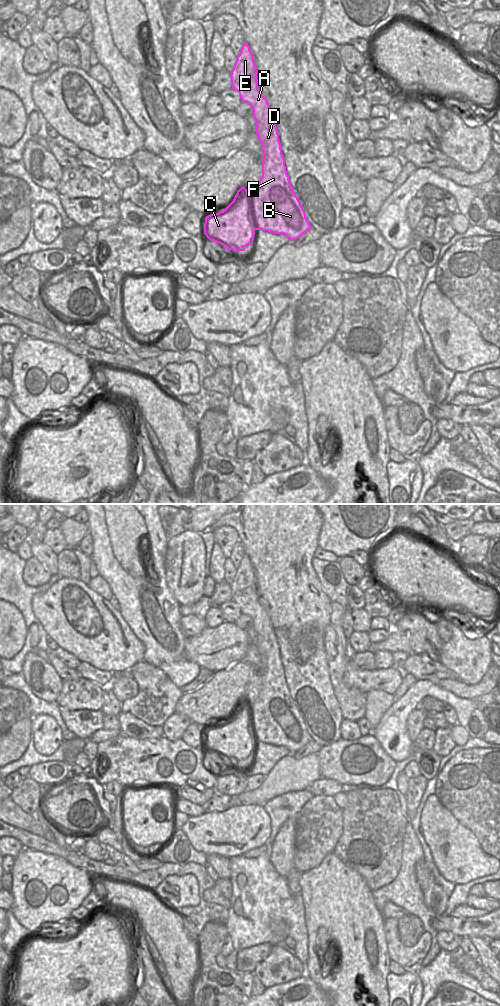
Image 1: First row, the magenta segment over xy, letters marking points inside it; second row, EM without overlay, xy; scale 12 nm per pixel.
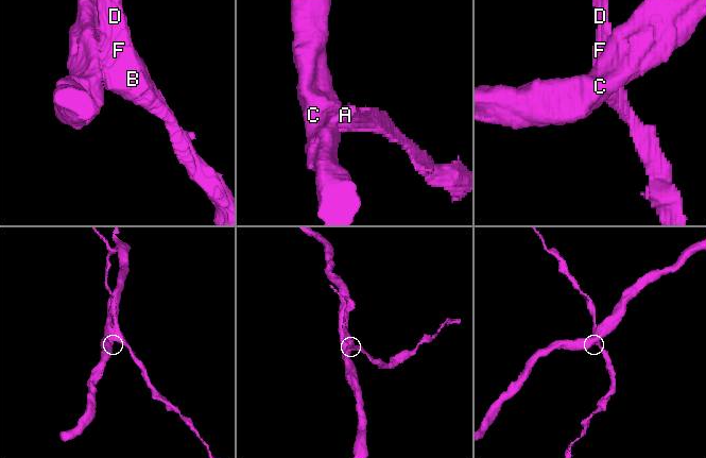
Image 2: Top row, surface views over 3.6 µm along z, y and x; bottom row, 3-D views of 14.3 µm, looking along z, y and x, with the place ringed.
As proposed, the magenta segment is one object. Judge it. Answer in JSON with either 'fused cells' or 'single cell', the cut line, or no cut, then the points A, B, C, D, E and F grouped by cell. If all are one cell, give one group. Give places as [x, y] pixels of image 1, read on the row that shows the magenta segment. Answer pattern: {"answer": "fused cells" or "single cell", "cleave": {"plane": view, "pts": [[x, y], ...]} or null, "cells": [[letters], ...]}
{"answer": "fused cells", "cleave": {"plane": "xy", "pts": [[248, 195], [251, 220], [255, 229]]}, "cells": [["A", "B", "D", "E", "F"], ["C"]]}

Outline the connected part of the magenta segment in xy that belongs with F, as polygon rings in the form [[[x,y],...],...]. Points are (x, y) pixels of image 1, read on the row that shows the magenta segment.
[[[246,42],[237,56],[230,78],[231,88],[237,91],[241,101],[248,103],[253,110],[255,132],[263,147],[262,176],[257,188],[249,195],[253,225],[255,230],[283,234],[289,240],[294,241],[312,229],[312,226],[308,222],[305,211],[291,186],[274,116],[267,99],[259,90],[257,67],[250,46]]]

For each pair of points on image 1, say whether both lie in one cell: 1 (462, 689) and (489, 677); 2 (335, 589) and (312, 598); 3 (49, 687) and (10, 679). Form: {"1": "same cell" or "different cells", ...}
{"1": "same cell", "2": "different cells", "3": "different cells"}

